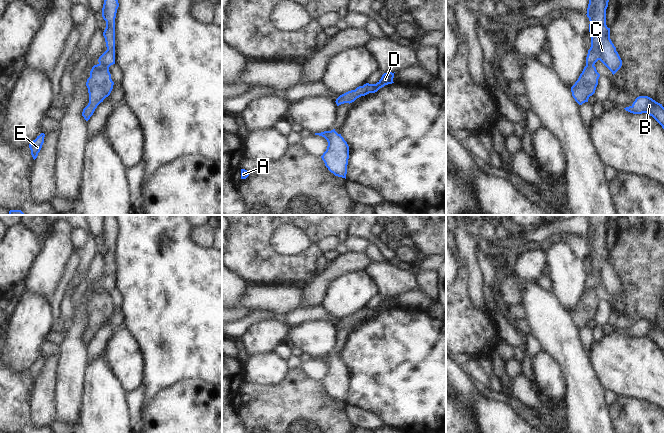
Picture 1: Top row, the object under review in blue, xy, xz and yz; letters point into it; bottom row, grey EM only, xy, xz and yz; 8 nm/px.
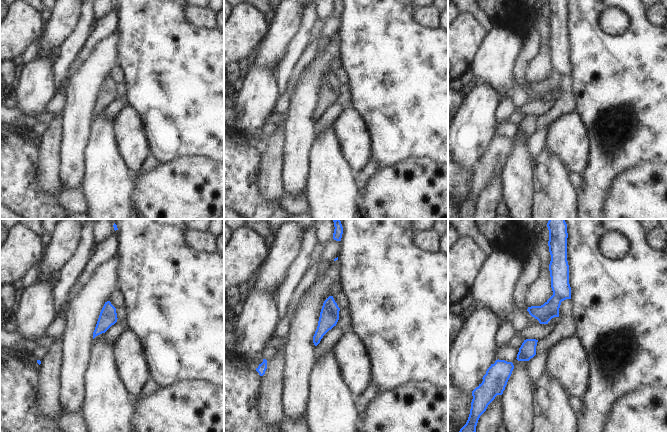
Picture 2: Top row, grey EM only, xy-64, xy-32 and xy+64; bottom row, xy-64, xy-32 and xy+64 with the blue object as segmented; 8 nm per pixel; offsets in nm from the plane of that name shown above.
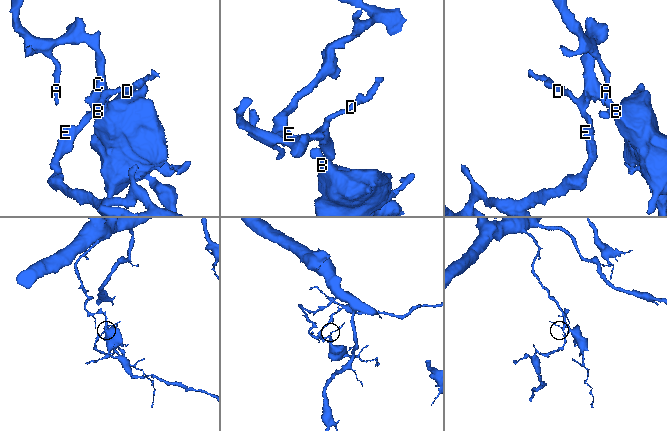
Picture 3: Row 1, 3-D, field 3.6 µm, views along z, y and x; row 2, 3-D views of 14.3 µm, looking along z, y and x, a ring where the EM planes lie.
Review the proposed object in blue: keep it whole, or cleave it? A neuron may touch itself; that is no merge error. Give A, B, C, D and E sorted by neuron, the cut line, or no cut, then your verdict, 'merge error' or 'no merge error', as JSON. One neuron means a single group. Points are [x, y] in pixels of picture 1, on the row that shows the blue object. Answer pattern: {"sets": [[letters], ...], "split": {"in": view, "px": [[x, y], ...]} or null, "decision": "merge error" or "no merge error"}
{"sets": [["A", "B", "C"], ["D", "E"]], "split": {"in": "xy", "px": [[99, 63], [108, 68]]}, "decision": "merge error"}

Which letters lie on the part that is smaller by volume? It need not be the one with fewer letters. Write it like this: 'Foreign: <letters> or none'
Foreign: D, E

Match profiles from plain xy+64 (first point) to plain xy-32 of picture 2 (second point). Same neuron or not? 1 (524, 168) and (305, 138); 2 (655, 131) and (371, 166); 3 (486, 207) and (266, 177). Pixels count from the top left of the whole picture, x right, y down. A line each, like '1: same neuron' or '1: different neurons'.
1: same neuron
2: different neurons
3: same neuron

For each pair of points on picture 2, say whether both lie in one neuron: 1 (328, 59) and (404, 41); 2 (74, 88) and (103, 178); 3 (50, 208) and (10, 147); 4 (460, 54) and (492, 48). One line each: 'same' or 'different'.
1: different
2: different
3: same
4: different

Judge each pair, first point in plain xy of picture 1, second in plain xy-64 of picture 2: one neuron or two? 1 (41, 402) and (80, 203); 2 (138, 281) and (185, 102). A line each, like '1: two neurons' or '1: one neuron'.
1: two neurons
2: one neuron

